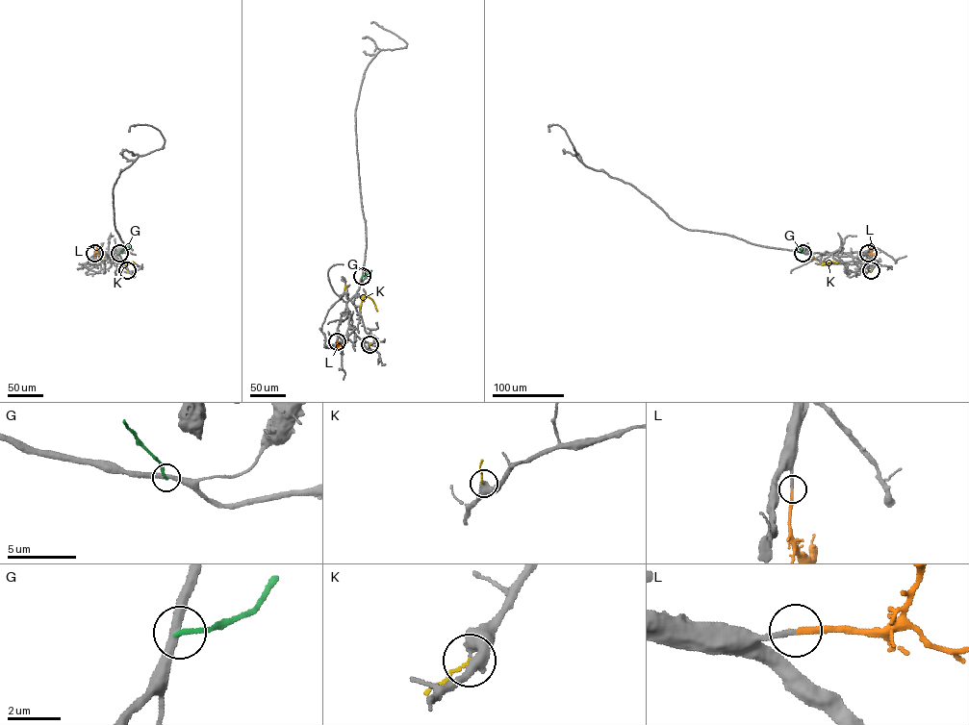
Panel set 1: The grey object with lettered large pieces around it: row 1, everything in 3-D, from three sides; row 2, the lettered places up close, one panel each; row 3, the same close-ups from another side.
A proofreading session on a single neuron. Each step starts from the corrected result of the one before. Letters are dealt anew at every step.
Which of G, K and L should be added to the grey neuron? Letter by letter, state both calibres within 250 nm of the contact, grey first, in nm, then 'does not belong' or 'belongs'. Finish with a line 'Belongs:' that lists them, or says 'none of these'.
G: 320/180 nm | does not belong
K: 360/90 nm | does not belong
L: 200/200 nm | belongs
Belongs: L

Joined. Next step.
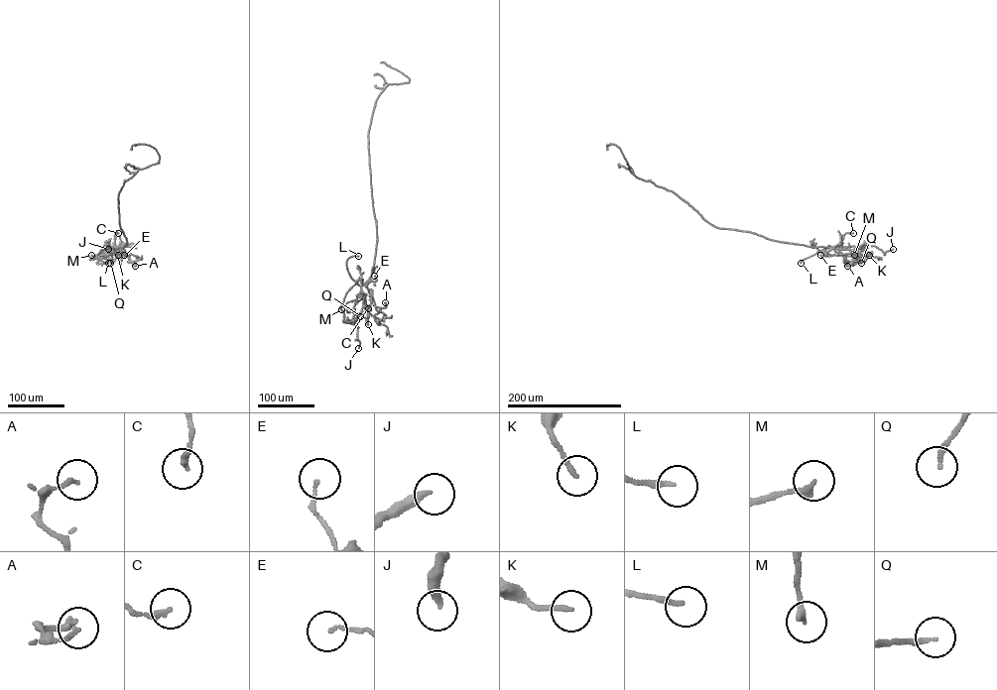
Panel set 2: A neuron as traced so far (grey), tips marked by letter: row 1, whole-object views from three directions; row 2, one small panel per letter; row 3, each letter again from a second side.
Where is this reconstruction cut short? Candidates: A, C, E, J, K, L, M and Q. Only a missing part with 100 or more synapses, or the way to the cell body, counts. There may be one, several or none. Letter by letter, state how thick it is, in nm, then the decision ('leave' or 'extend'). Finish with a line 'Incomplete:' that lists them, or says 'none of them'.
A: 130 nm | leave
C: 200 nm | leave
E: 100 nm | leave
J: 280 nm | leave
K: 150 nm | leave
L: 190 nm | extend
M: 220 nm | leave
Q: 170 nm | leave
Incomplete: L

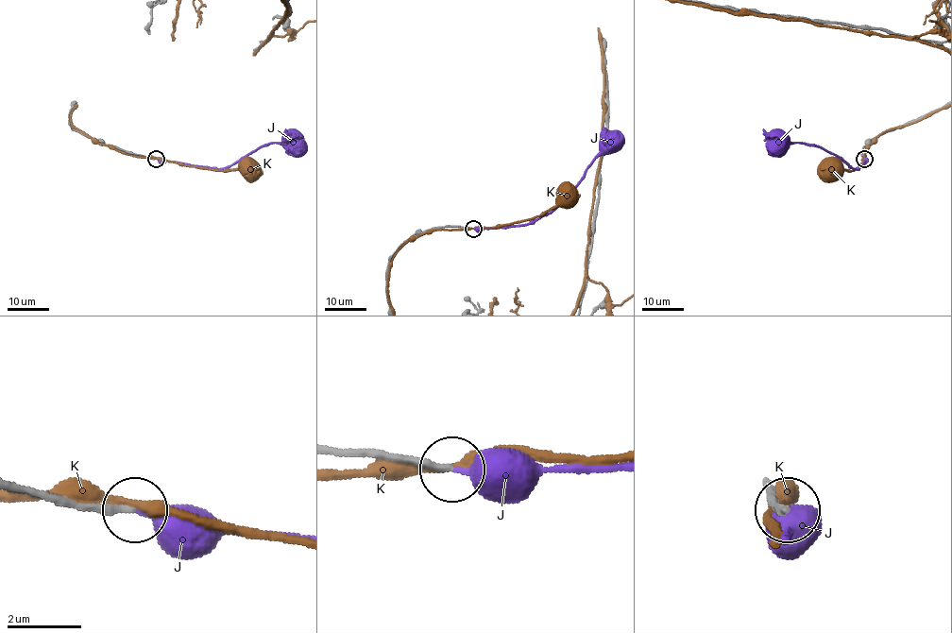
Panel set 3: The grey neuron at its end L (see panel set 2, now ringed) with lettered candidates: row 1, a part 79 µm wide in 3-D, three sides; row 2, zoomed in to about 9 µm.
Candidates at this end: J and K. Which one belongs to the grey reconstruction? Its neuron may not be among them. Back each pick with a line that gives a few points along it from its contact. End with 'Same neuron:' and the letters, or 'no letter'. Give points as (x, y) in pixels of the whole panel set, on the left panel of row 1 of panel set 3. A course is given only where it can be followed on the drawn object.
J: course (157, 159), (223, 169), (261, 146), (283, 142), (291, 137)
Same neuron: J

